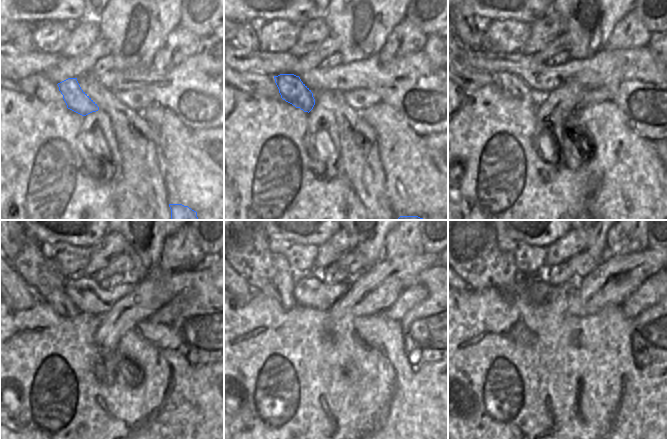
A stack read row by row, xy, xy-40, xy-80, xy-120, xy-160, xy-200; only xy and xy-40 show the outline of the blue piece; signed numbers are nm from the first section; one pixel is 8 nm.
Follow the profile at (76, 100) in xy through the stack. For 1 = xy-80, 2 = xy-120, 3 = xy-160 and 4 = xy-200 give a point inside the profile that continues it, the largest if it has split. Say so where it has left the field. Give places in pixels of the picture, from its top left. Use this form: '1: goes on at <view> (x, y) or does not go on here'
1: goes on at xy-80 (511, 84)
2: goes on at xy-120 (42, 274)
3: goes on at xy-160 (244, 243)
4: goes on at xy-200 (468, 240)

